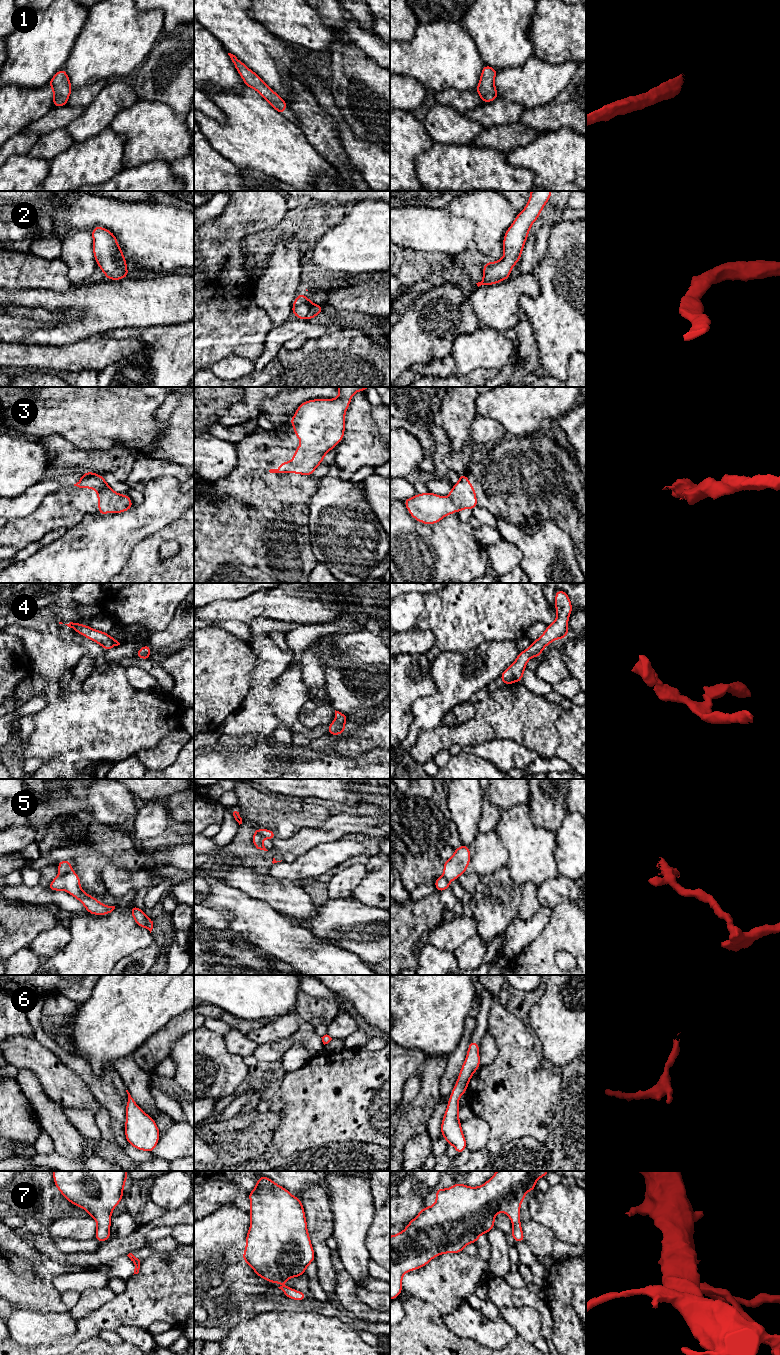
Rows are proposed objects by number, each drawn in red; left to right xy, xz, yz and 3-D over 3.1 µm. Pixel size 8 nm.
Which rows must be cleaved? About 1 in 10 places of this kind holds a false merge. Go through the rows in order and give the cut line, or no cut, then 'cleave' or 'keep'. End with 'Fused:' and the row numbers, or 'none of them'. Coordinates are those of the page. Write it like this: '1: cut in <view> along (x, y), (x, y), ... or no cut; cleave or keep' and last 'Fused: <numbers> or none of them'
1: no cut; keep
2: no cut; keep
3: no cut; keep
4: no cut; keep
5: cut in xy along (71, 871), (59, 876); cleave
6: no cut; keep
7: no cut; keep
Fused: 5

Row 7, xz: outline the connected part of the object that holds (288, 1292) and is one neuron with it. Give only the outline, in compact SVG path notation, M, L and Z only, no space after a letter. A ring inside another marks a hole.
M280 1286L278 1287L284 1293L287 1298L294 1299L296 1301L303 1301L307 1298L307 1294L300 1292L298 1290L292 1289L288 1286Z

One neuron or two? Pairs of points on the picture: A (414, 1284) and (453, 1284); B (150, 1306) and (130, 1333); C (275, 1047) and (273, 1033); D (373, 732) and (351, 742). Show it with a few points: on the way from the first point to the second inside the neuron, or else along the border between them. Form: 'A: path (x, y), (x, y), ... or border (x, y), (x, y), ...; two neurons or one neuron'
A: path (424, 1284), (443, 1284); one neuron
B: border (146, 1329), (119, 1326), (115, 1330); two neurons
C: border (291, 1036), (258, 1045); two neurons
D: path (368, 737), (356, 742); one neuron

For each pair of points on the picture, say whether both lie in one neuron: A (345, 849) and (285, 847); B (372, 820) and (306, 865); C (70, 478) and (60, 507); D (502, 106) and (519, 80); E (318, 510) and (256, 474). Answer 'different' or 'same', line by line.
A: different
B: different
C: different
D: different
E: different

